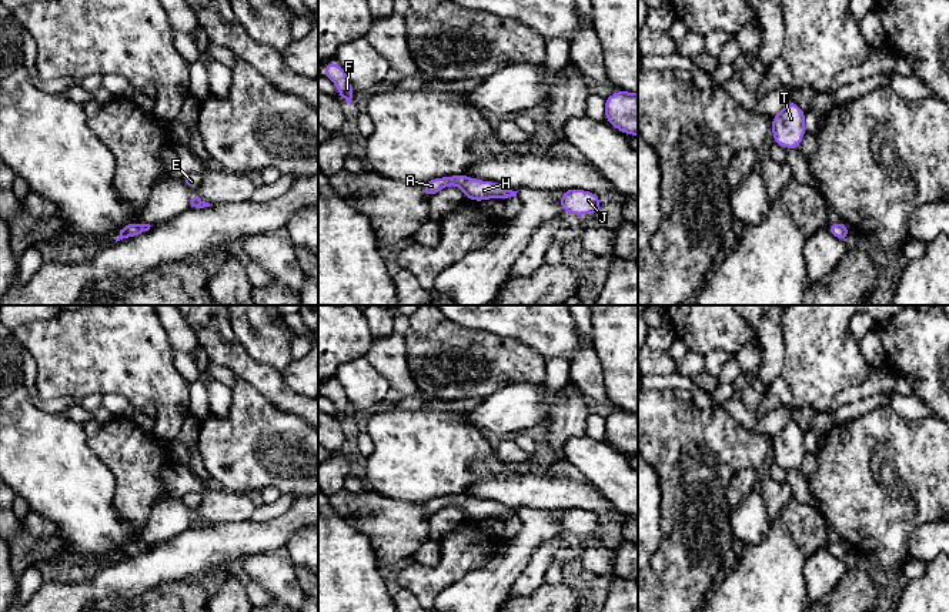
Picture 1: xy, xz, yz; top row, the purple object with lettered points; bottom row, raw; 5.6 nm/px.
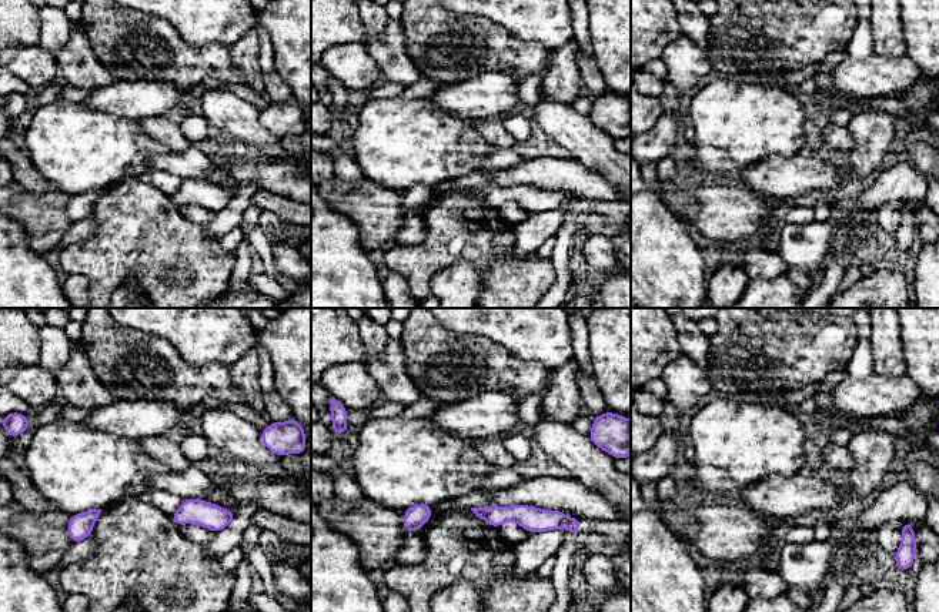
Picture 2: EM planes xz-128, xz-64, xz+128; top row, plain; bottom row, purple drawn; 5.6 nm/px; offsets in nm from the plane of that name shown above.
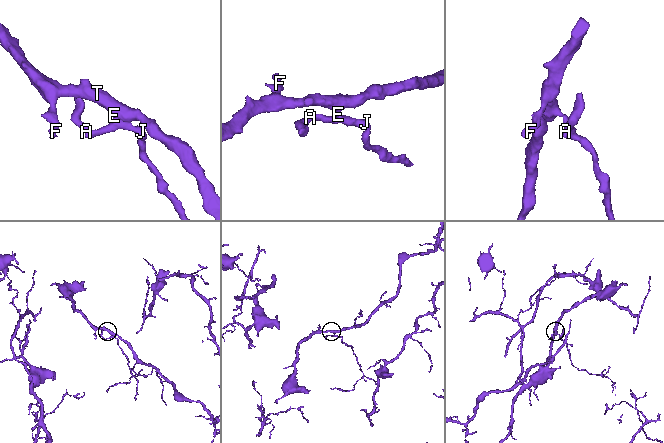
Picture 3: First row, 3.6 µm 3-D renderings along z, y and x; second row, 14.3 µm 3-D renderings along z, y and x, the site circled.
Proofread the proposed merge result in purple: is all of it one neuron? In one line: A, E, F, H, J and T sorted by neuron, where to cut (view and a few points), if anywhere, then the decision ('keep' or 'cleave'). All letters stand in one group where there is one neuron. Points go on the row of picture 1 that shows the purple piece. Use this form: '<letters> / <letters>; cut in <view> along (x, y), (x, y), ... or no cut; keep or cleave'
A E F H J T; no cut; keep

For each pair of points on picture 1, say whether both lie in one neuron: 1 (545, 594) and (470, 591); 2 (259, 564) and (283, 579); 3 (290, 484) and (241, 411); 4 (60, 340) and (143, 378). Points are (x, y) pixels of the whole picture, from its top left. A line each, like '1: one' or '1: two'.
1: two
2: one
3: one
4: one

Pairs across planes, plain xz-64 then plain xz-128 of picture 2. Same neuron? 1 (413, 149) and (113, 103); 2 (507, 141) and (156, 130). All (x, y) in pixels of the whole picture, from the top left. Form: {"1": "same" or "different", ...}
{"1": "different", "2": "same"}

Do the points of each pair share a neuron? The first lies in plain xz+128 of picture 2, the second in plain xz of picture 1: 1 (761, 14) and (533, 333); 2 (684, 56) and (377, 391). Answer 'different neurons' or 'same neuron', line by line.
1: different neurons
2: same neuron

